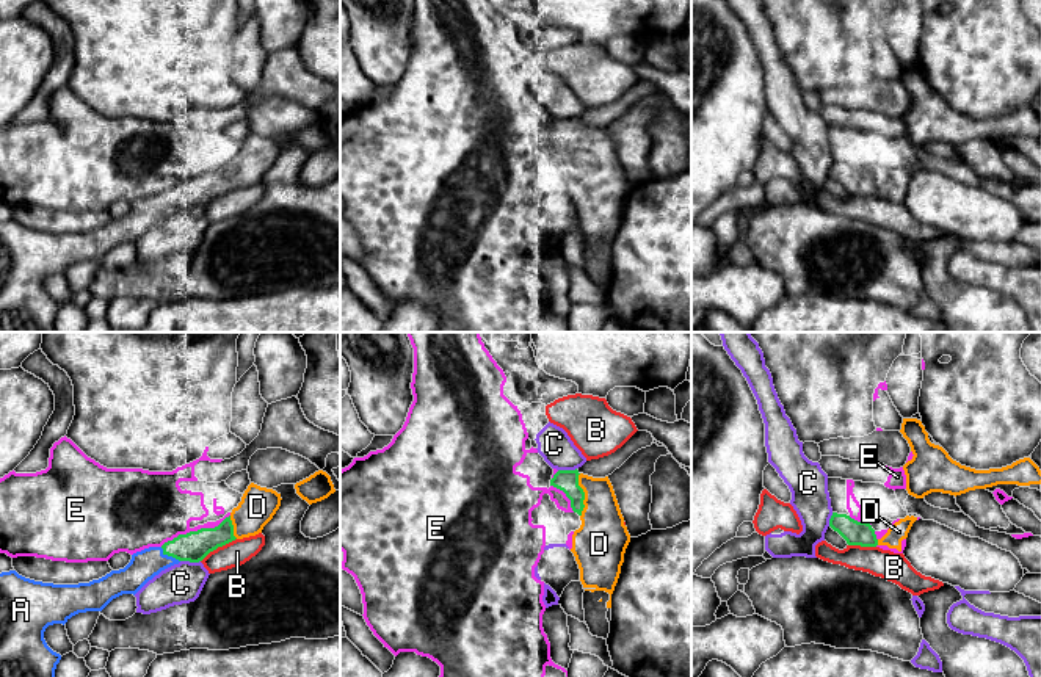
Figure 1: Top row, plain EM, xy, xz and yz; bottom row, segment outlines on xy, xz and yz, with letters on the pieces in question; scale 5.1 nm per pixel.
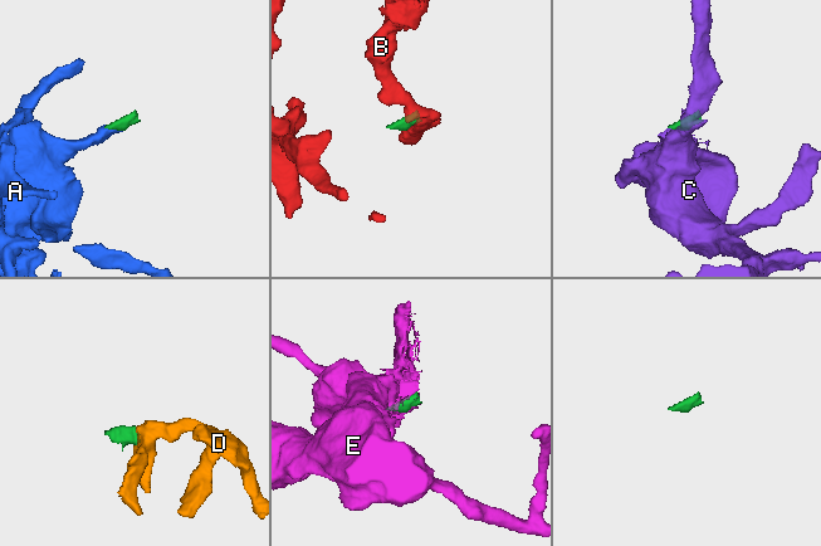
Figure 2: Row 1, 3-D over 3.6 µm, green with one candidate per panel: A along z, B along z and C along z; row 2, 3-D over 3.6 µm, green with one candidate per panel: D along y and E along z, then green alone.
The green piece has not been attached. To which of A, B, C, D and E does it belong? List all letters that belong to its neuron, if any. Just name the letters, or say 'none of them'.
A, D

